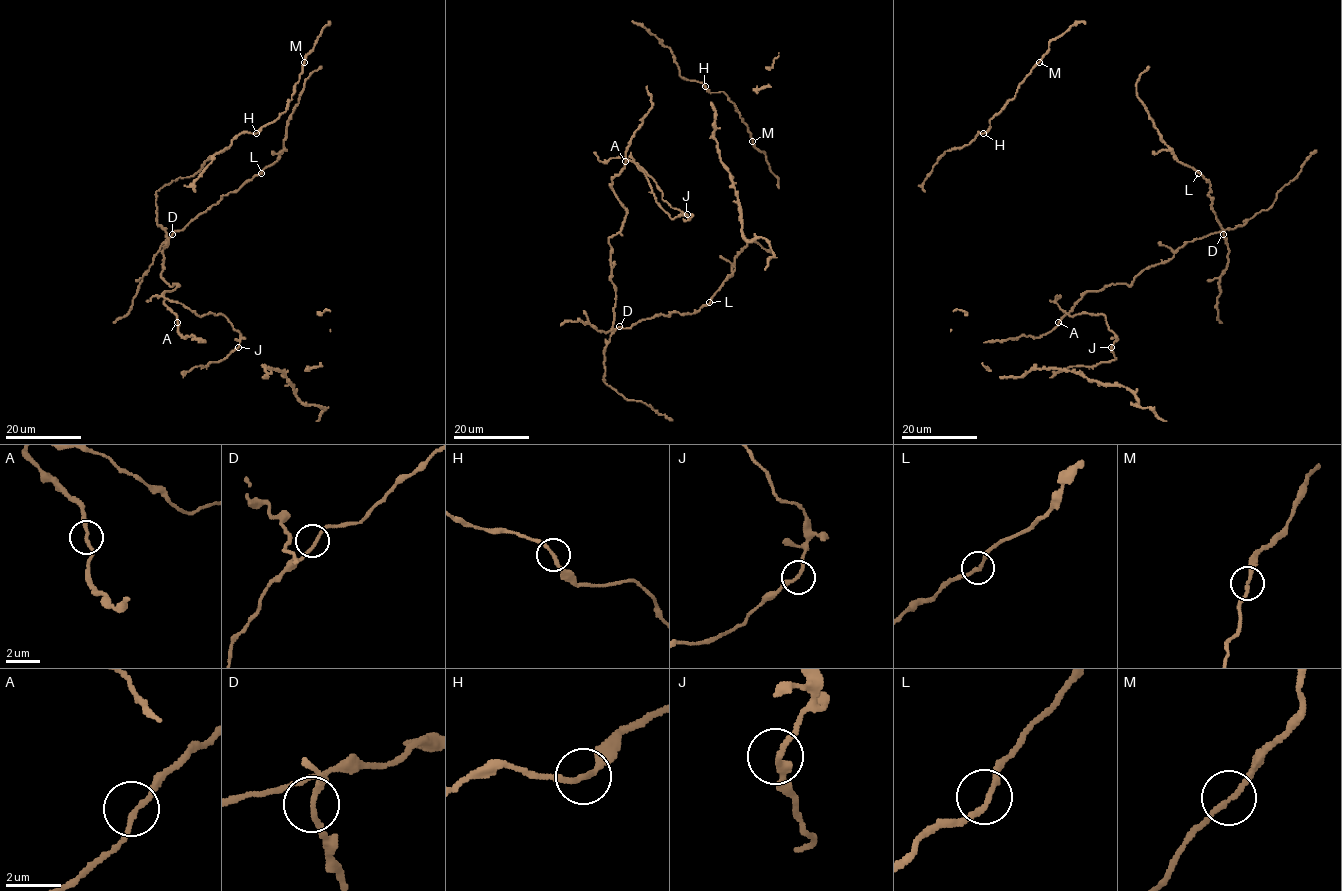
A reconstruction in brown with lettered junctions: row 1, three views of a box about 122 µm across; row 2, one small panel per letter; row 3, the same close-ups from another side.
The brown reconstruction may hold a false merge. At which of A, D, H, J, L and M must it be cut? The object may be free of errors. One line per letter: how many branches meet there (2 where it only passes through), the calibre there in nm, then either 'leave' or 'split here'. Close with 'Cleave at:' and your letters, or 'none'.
A: 2 | 180 nm | leave
D: 2 | 180 nm | leave
H: 2 | 190 nm | leave
J: 2 | 240 nm | leave
L: 2 | 190 nm | leave
M: 2 | 190 nm | leave
Cleave at: none

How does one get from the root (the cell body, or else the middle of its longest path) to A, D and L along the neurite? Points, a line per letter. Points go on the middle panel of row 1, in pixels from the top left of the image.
A: (638, 321), (629, 328), (614, 324), (609, 238), (620, 231), (626, 209), (612, 180), (625, 161)
D: (638, 321), (629, 328), (619, 326)
L: (638, 321), (671, 312), (693, 313), (709, 302)

